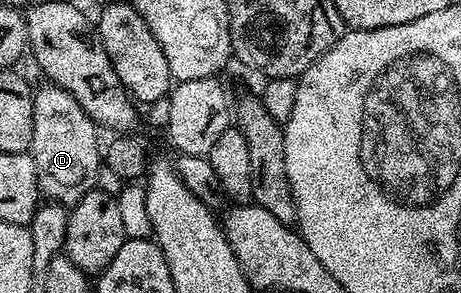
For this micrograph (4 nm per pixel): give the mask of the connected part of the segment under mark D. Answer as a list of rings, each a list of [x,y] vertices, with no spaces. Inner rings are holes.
[[[43,84],[34,94],[34,142],[29,152],[36,163],[41,196],[73,207],[100,181],[100,141],[98,145],[93,133],[96,124],[70,92],[58,85]]]

